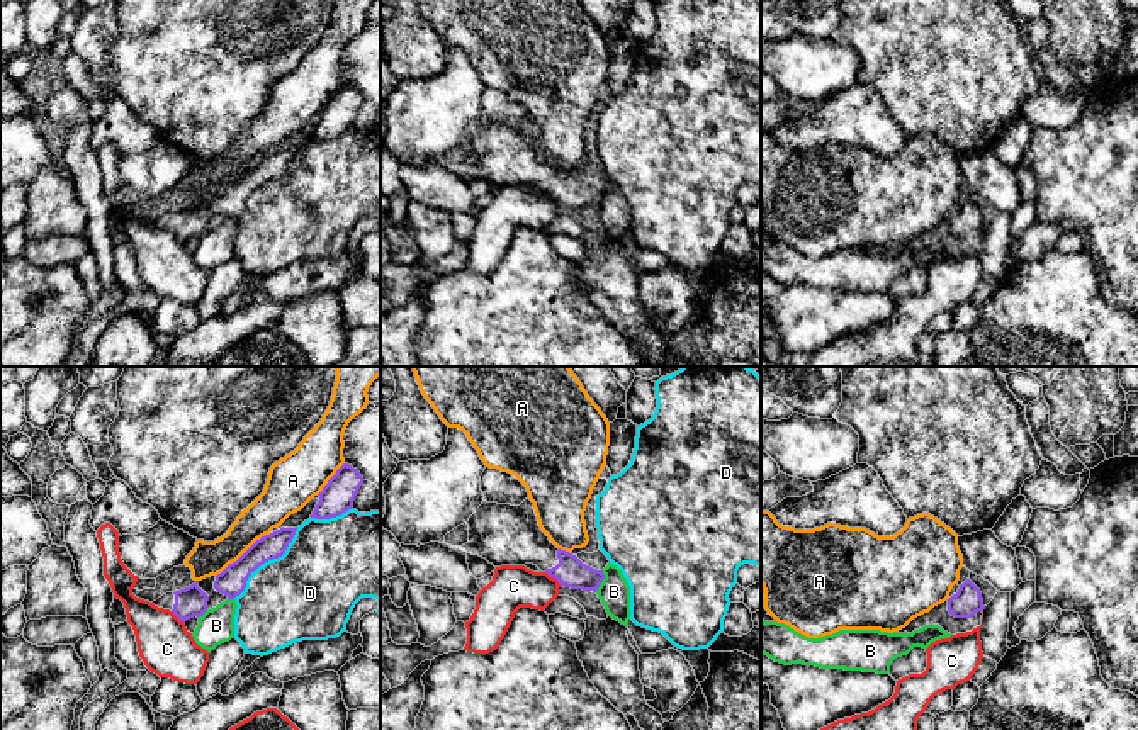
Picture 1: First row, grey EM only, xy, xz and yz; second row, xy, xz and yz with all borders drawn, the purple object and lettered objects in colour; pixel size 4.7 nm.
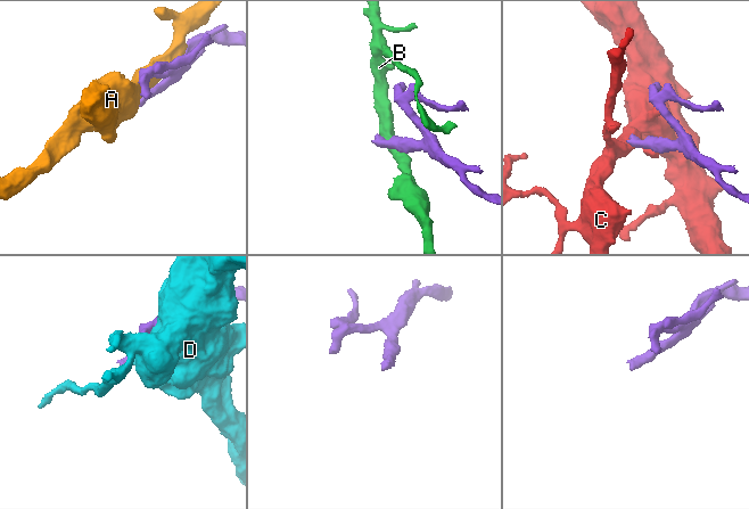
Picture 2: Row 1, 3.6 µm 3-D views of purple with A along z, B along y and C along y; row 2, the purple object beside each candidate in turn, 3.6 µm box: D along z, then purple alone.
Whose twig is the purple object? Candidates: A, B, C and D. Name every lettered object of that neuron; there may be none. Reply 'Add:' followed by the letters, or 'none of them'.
Add: none of them

